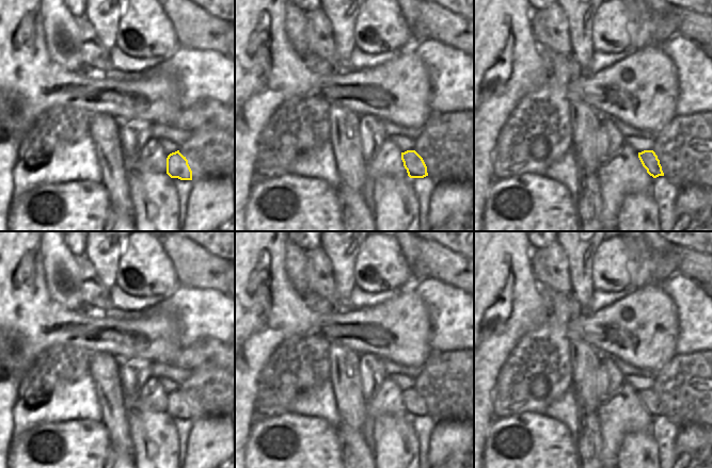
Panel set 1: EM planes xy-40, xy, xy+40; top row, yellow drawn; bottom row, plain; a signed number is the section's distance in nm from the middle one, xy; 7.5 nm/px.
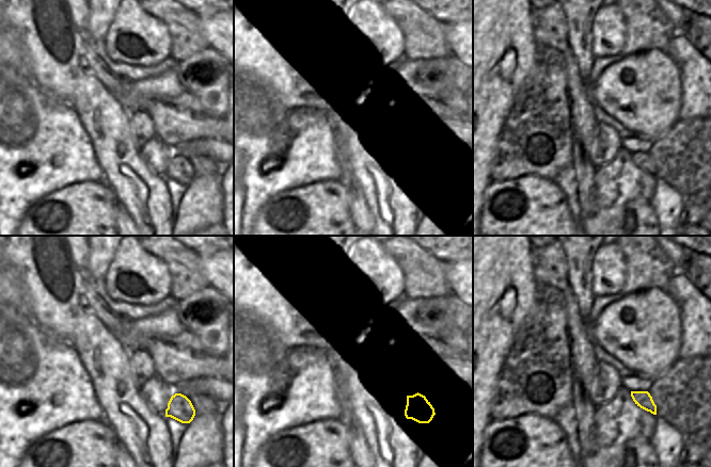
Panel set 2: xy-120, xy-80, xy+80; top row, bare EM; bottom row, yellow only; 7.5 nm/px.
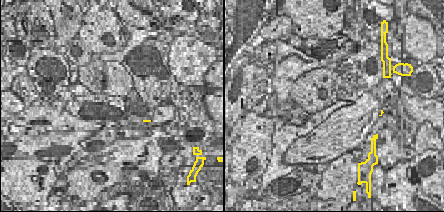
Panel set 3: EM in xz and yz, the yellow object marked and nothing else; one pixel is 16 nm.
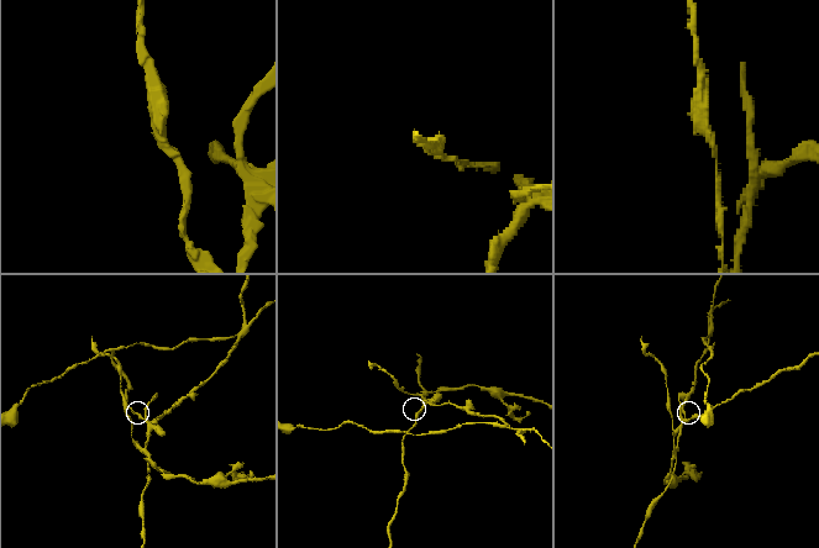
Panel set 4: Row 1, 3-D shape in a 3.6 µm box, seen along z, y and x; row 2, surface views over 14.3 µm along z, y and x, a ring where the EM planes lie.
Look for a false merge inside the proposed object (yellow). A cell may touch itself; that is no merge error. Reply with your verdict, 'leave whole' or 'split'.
split

